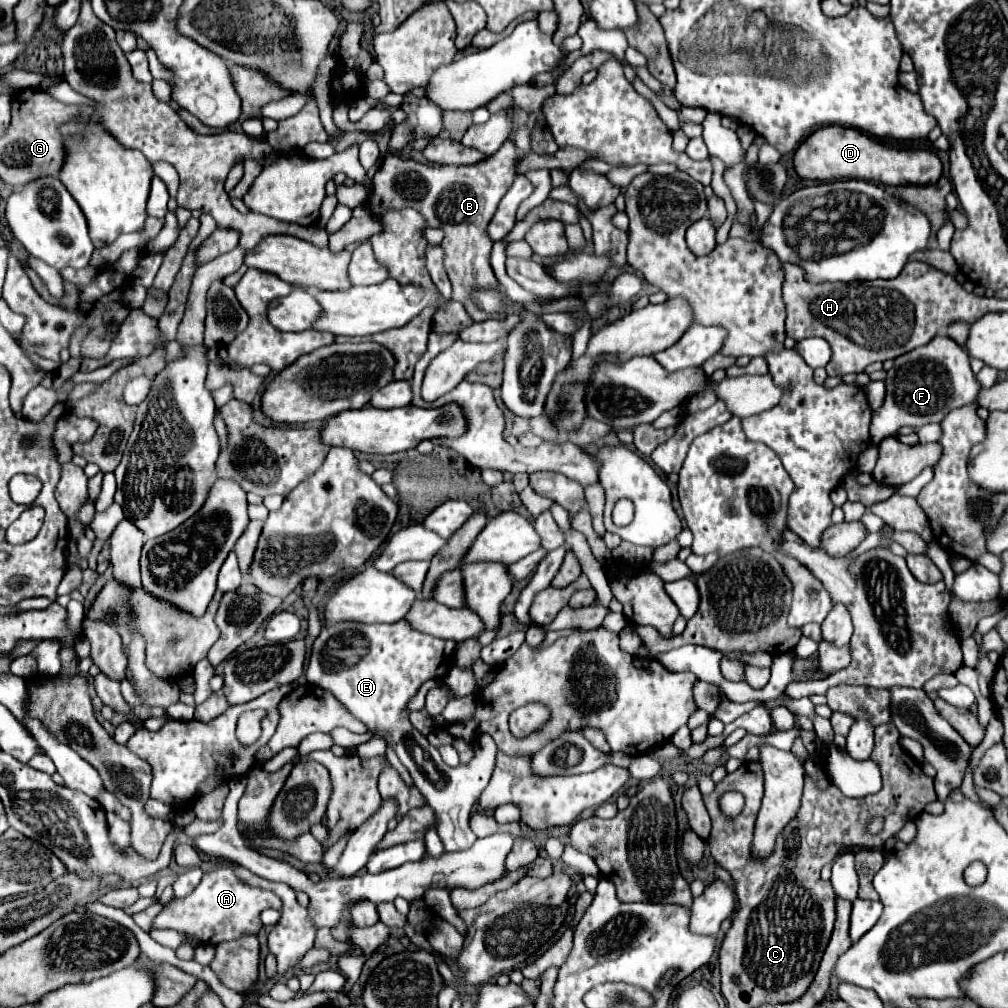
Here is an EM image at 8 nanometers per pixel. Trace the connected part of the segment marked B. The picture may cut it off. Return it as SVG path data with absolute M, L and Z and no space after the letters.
M507 139L495 155L469 167L427 165L413 159L401 159L399 155L387 155L387 161L383 161L381 169L373 177L373 189L365 203L373 217L383 217L387 211L411 207L423 215L427 227L439 227L445 231L443 267L453 285L453 299L463 303L471 319L507 319L507 313L485 315L485 311L477 311L477 307L473 307L473 299L469 299L469 287L499 287L489 263L493 241L489 239L485 227L491 221L499 199L515 179L517 157L517 147L511 139Z

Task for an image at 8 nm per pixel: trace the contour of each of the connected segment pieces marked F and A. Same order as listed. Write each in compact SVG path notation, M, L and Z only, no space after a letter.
M935 335L925 347L899 355L887 371L885 387L885 403L873 413L871 419L873 443L895 435L897 429L905 425L917 427L917 421L941 421L949 411L977 401L981 389L969 367L967 351L943 335Z
M223 867L203 875L197 889L187 897L173 897L163 911L153 919L151 929L175 929L203 945L217 945L223 941L239 939L241 935L257 935L263 927L259 915L263 909L281 909L281 899L273 891L255 889L239 881L237 875Z

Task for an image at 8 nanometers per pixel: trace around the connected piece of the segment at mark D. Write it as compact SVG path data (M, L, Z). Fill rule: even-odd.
M819 127L813 131L793 155L795 171L801 179L865 179L883 185L929 185L941 177L941 161L931 151L905 151L885 147L865 133L851 127Z

